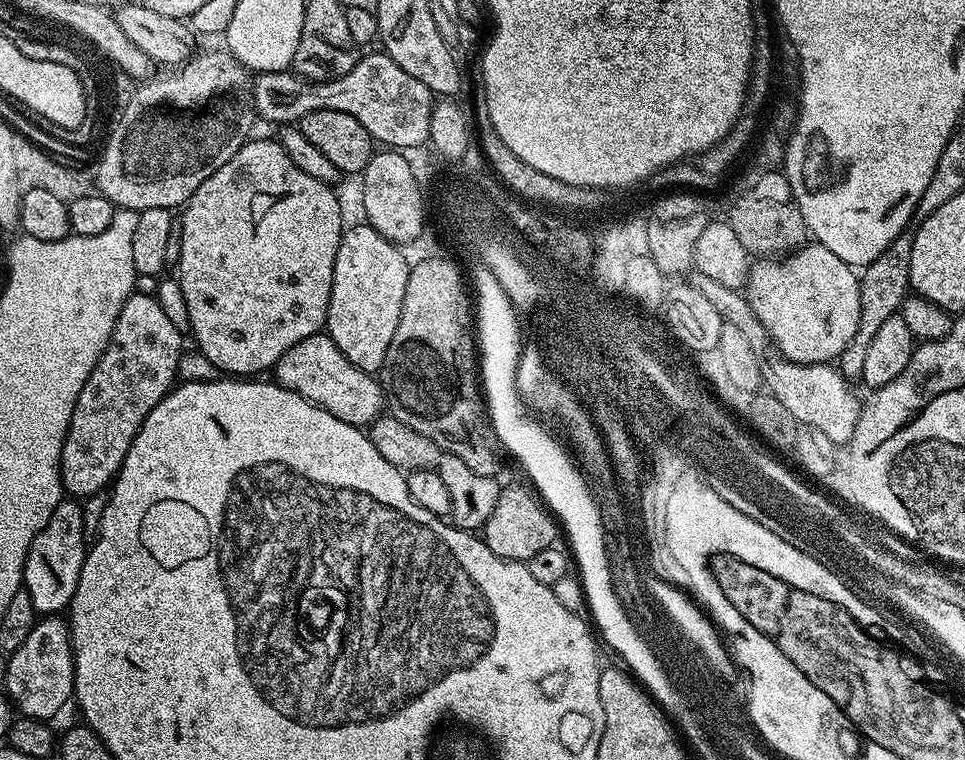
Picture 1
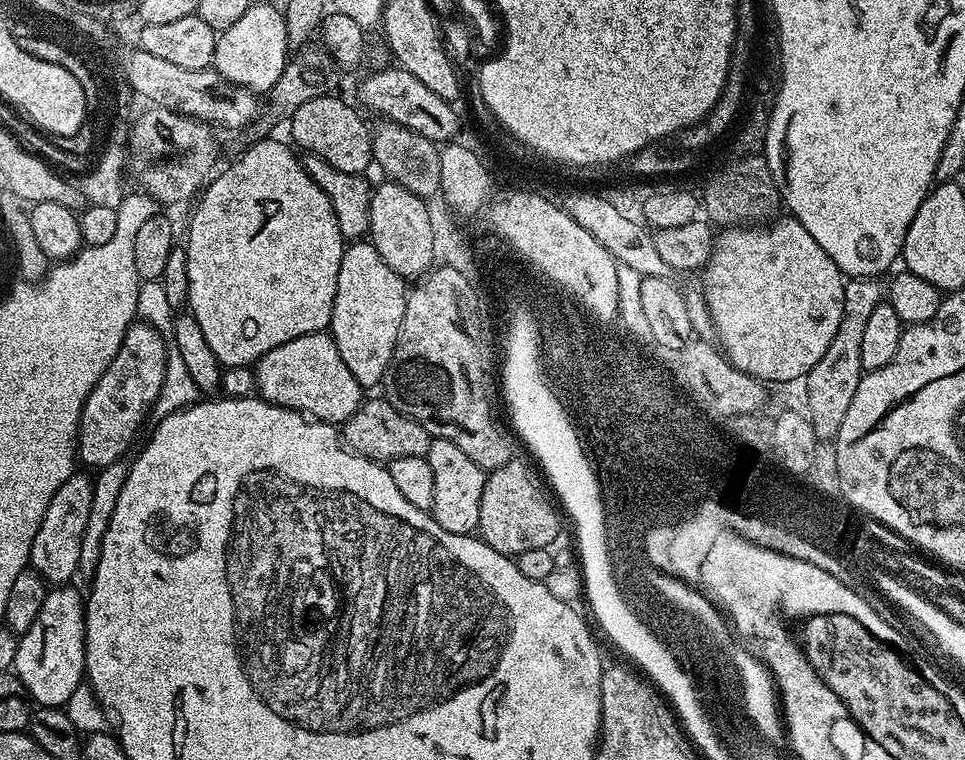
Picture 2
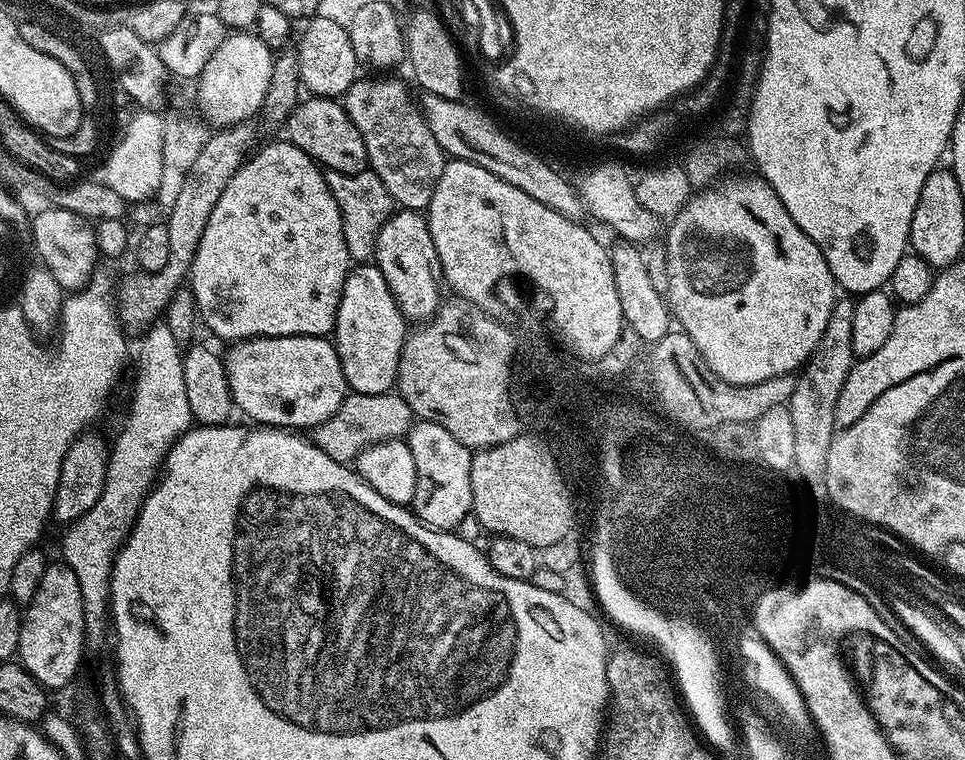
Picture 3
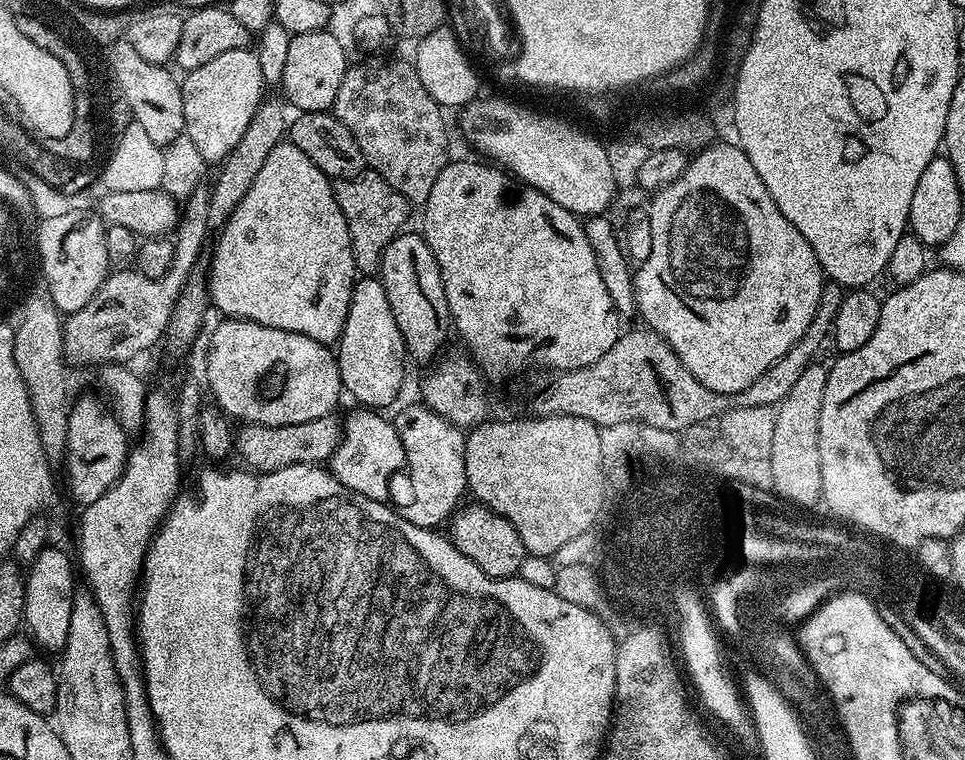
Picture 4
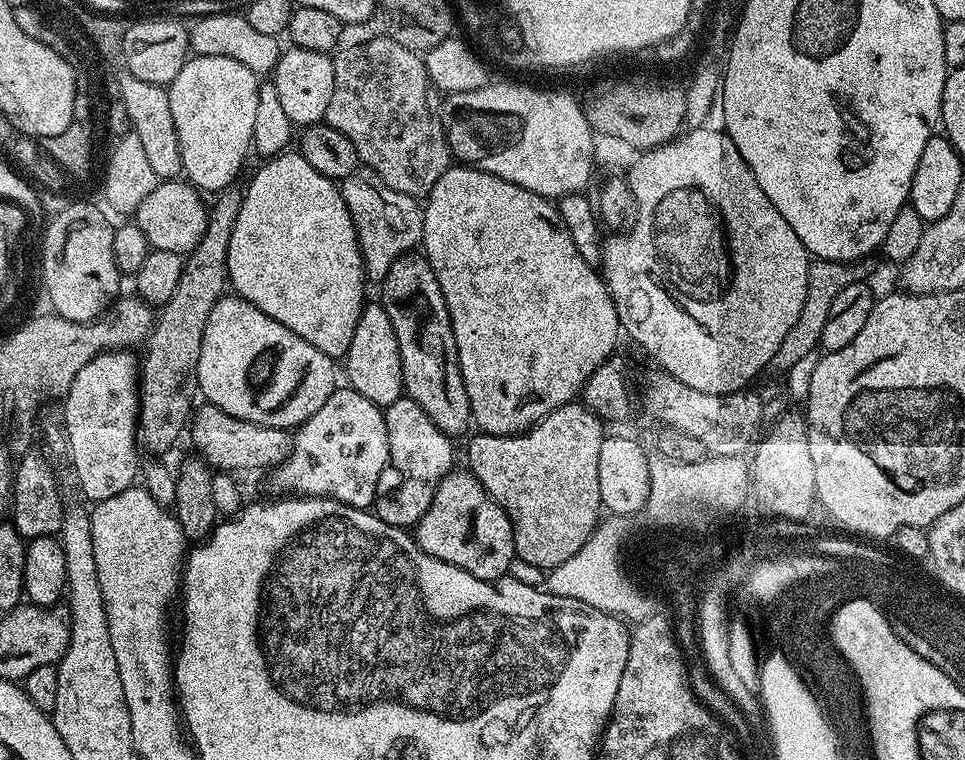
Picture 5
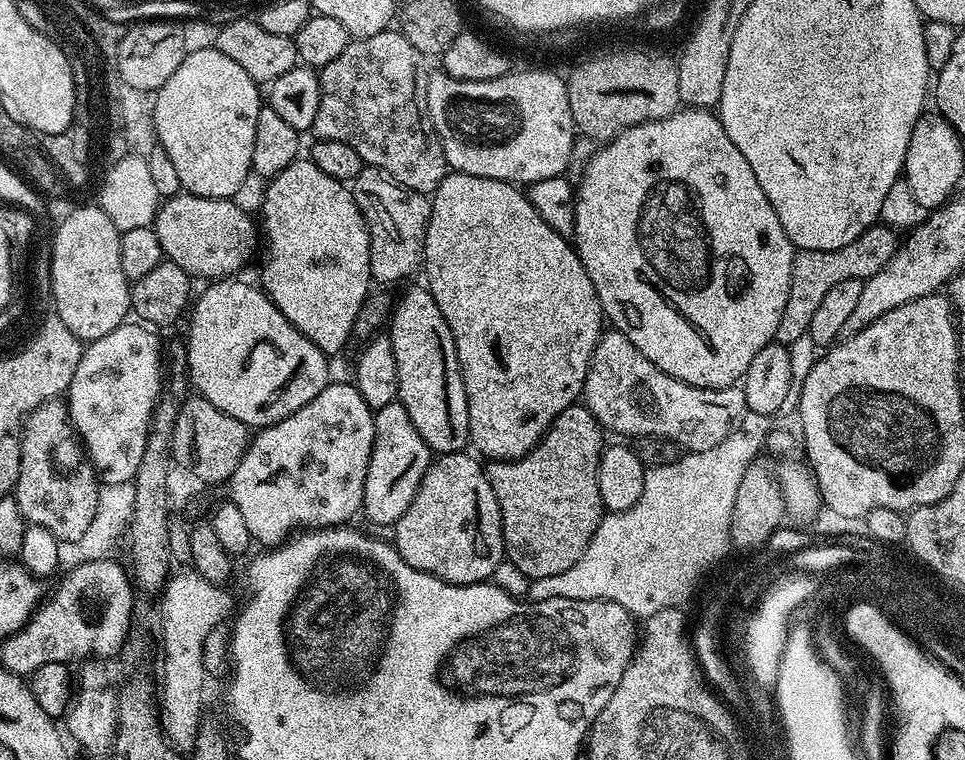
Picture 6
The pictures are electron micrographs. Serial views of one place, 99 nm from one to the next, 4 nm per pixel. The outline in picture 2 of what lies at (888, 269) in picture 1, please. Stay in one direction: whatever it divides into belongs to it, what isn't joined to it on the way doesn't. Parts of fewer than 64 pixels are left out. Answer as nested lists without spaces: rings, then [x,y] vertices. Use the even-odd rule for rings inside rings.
[[[852,278],[844,285],[844,313],[842,314],[842,326],[838,326],[838,334],[834,336],[834,342],[830,342],[829,349],[826,350],[826,354],[822,354],[822,358],[818,358],[818,362],[814,367],[808,371],[806,377],[806,385],[808,384],[808,408],[806,407],[806,415],[808,423],[812,424],[813,430],[819,436],[819,439],[829,440],[838,434],[838,430],[842,426],[842,418],[846,418],[846,410],[850,410],[850,402],[854,402],[854,390],[858,390],[858,382],[861,375],[864,372],[862,366],[862,334],[866,331],[866,322],[870,319],[870,314],[874,314],[874,308],[882,303],[882,284],[881,281],[876,278]]]

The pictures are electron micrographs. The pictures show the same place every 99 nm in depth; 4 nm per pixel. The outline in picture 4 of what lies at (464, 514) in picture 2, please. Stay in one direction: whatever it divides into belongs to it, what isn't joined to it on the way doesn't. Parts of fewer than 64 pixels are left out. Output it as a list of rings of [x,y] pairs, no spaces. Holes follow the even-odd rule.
[[[423,402],[415,403],[406,405],[397,416],[394,416],[396,433],[398,438],[402,438],[408,484],[412,487],[412,501],[402,508],[402,514],[407,520],[414,522],[414,526],[436,530],[441,527],[440,523],[443,525],[451,517],[457,506],[465,499],[463,496],[466,496],[468,483],[466,482],[466,454],[464,453],[465,433],[446,418],[434,414],[434,410],[427,408]]]

